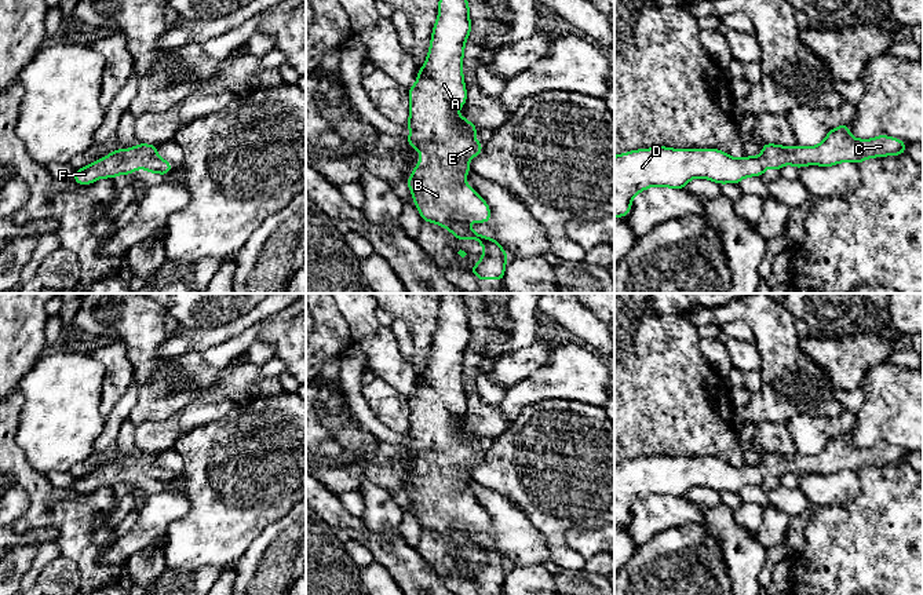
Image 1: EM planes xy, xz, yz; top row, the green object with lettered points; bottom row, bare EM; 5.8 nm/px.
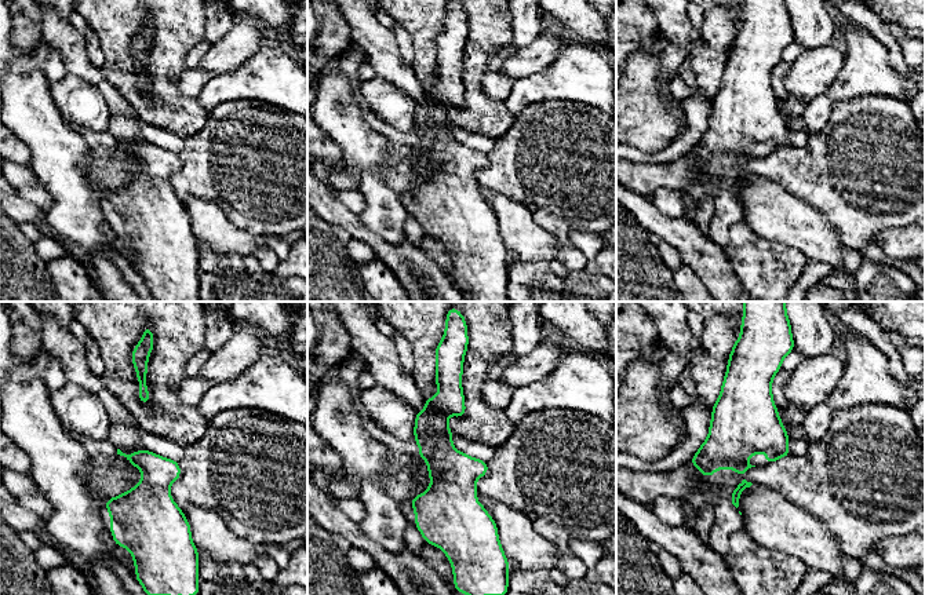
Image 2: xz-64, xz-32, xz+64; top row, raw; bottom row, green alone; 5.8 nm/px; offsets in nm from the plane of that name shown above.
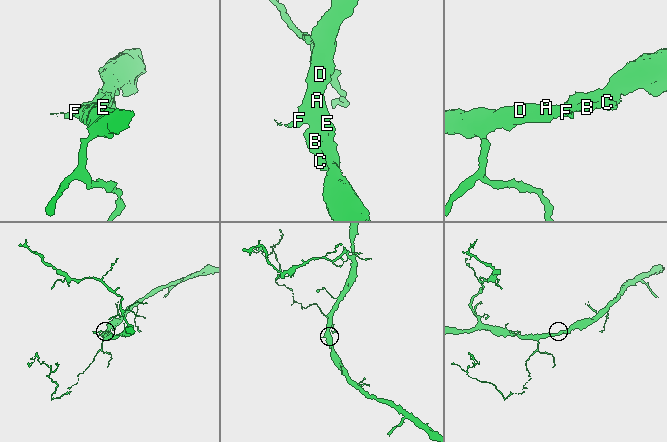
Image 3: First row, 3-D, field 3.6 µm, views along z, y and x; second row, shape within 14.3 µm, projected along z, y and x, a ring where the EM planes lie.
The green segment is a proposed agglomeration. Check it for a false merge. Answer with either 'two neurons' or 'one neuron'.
one neuron

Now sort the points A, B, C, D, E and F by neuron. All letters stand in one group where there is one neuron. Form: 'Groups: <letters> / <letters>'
Groups: A B C D E F

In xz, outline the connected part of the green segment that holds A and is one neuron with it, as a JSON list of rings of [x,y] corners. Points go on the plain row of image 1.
[[[441,293],[438,328],[435,329],[433,336],[428,362],[423,376],[417,379],[416,391],[408,397],[411,413],[406,435],[411,438],[411,443],[406,445],[406,449],[412,457],[420,460],[422,467],[416,472],[406,492],[413,504],[413,512],[417,515],[423,530],[431,530],[445,536],[459,550],[474,547],[484,555],[484,565],[479,566],[478,572],[471,576],[470,580],[475,583],[479,589],[503,589],[508,566],[507,561],[501,556],[499,550],[478,543],[468,534],[470,530],[488,532],[490,529],[489,514],[473,496],[467,493],[467,489],[464,486],[466,482],[471,481],[468,468],[479,464],[482,460],[482,452],[474,446],[478,437],[457,421],[457,419],[467,410],[466,391],[463,387],[463,364],[470,340],[470,315],[464,303],[463,293]]]

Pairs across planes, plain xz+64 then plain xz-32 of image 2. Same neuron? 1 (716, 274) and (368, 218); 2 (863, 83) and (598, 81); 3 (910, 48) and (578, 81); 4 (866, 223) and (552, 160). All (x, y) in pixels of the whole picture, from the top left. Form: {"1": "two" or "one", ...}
{"1": "two", "2": "one", "3": "two", "4": "one"}

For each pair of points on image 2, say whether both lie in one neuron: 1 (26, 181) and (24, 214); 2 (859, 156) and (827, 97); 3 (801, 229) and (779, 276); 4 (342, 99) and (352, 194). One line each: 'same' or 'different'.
1: different
2: different
3: different
4: different

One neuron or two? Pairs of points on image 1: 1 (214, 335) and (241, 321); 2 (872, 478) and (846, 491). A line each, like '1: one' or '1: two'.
1: one
2: two

